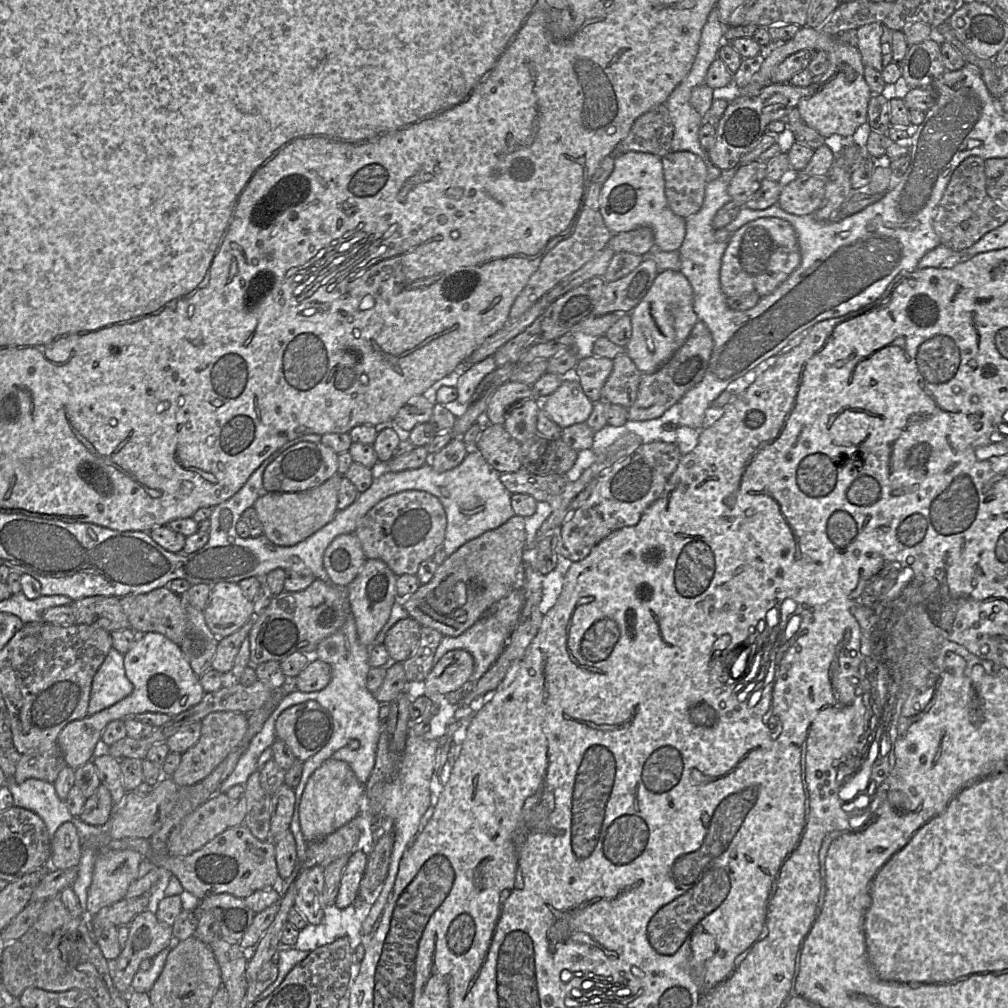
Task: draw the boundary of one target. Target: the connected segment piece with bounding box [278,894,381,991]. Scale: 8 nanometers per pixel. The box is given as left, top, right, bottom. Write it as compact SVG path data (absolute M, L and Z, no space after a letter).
M376 894L366 898L358 898L357 896L355 901L344 909L339 909L335 905L335 903L333 905L326 906L324 909L324 916L319 924L317 925L308 924L305 928L301 929L299 932L297 942L293 945L287 945L280 942L278 951L297 949L301 951L311 952L316 948L324 946L326 944L330 944L339 938L342 937L349 938L350 947L353 953L353 963L351 964L350 980L348 983L350 991L350 988L352 987L354 980L357 976L357 973L359 971L359 965L360 965L360 962L354 959L355 949L357 948L358 945L360 945L360 943L362 943L364 946L368 944L372 935L374 935L374 933L377 931L381 921L381 916L379 916L379 918L376 920L373 926L372 932L369 935L362 934L362 923L367 918L375 900L376 900Z

